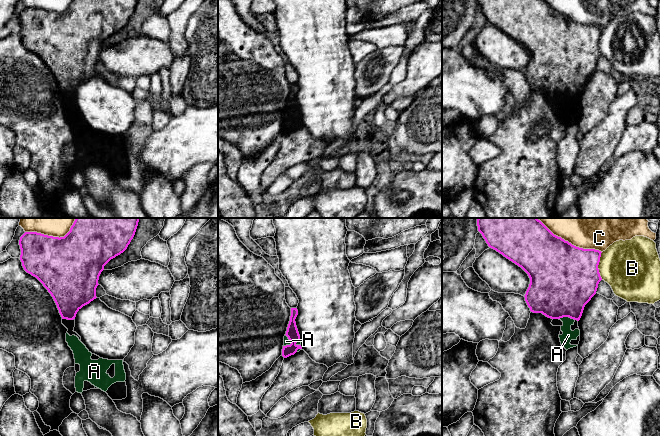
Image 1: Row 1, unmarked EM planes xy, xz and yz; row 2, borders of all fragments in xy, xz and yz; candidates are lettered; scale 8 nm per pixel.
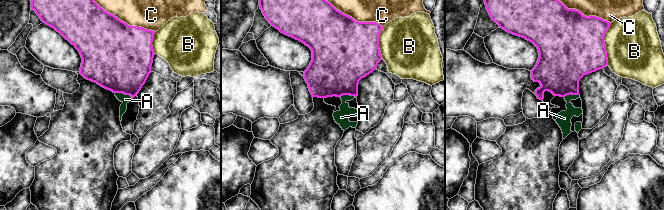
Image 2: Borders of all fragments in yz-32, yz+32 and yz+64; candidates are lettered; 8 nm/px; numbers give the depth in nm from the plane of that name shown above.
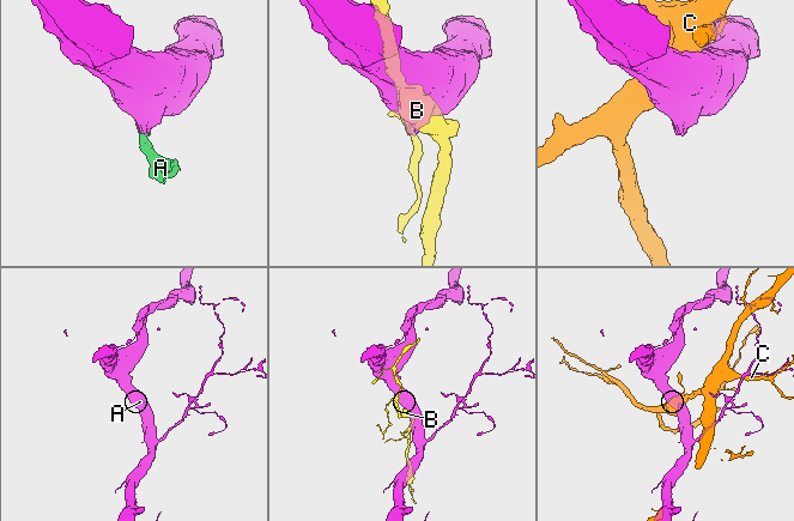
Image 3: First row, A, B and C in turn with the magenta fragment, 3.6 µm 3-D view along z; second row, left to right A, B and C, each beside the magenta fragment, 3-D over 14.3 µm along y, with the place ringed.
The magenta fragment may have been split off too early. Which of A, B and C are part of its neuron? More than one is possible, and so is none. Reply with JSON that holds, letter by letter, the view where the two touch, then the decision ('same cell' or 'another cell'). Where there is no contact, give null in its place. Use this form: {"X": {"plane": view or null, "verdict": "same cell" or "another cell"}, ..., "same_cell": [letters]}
{"A": {"plane": "yz", "verdict": "same cell"}, "B": {"plane": "yz", "verdict": "another cell"}, "C": {"plane": "yz", "verdict": "another cell"}, "same_cell": ["A"]}

